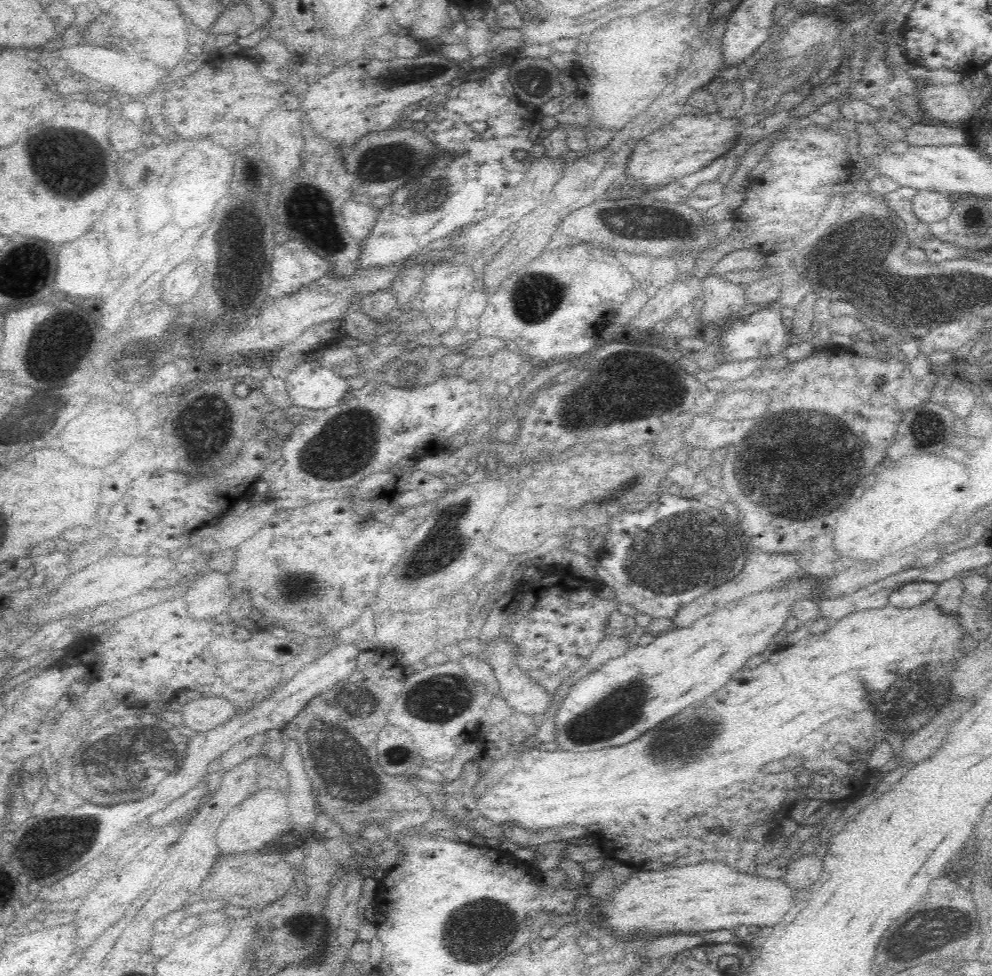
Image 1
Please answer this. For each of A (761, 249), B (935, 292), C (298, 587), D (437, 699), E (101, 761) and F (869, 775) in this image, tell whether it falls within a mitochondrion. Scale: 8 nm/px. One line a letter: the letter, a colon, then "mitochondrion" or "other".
A: other
B: mitochondrion
C: mitochondrion
D: mitochondrion
E: mitochondrion
F: other

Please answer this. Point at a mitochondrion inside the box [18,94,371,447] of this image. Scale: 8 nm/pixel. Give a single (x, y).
(65, 163)

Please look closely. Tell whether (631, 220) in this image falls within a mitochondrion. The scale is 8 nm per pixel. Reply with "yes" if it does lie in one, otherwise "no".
yes

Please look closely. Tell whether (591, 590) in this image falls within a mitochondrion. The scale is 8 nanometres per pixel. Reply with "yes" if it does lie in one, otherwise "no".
no

